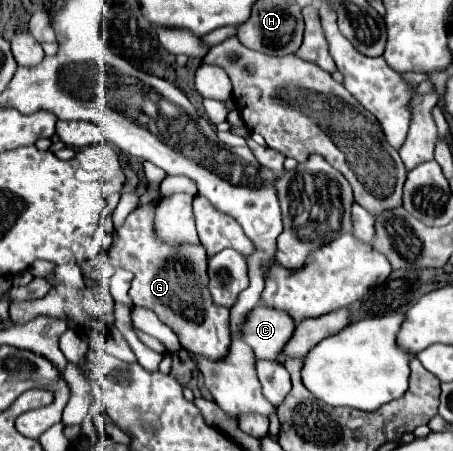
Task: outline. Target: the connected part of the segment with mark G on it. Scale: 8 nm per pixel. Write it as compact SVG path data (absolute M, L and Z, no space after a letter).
M151 202L131 212L118 230L118 241L112 244L111 252L117 254L121 268L135 274L131 280L129 298L133 306L153 310L163 324L175 330L183 348L209 360L223 360L231 348L229 308L215 306L211 294L207 292L209 278L203 246L175 248L159 244L153 234L153 210L155 204Z

